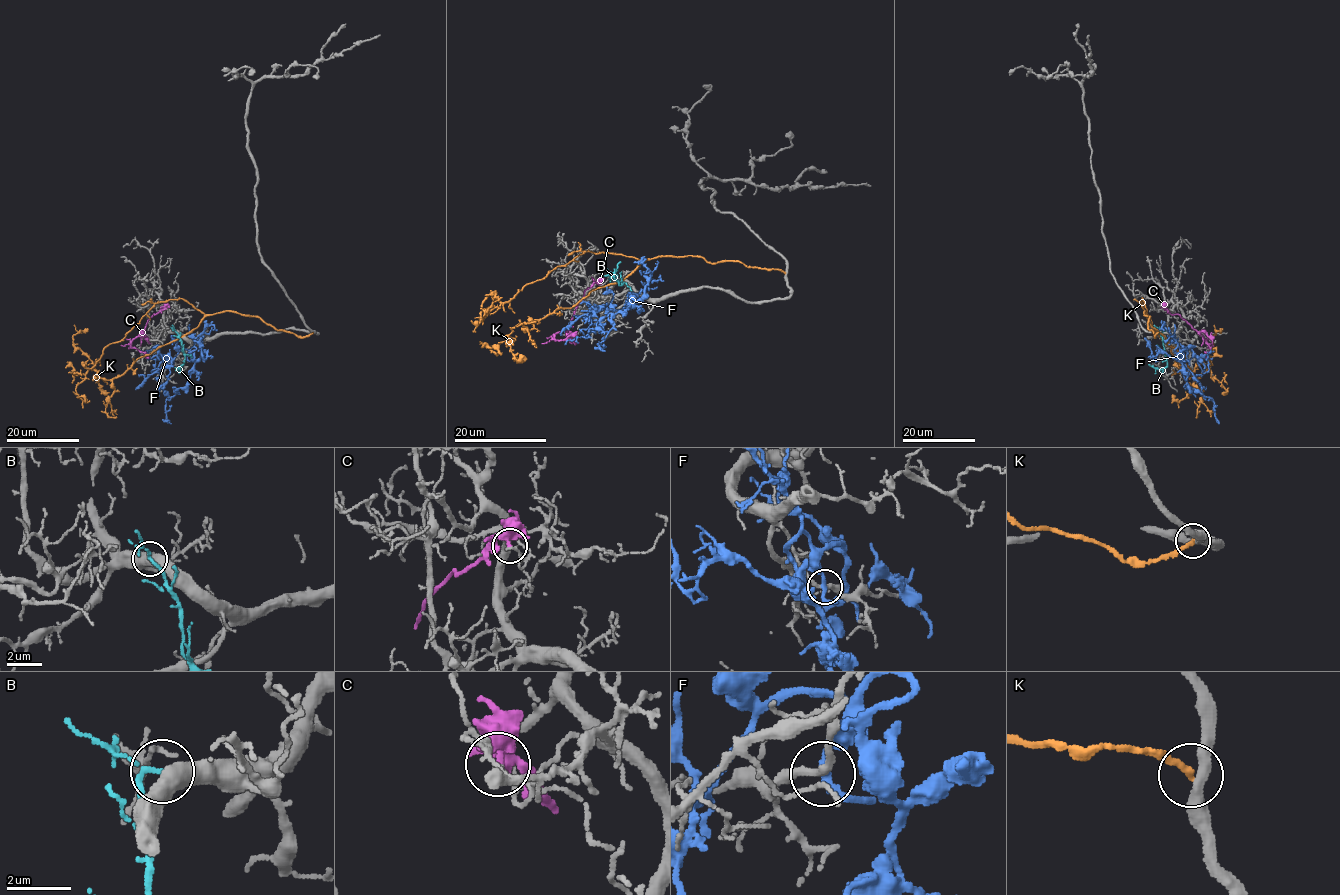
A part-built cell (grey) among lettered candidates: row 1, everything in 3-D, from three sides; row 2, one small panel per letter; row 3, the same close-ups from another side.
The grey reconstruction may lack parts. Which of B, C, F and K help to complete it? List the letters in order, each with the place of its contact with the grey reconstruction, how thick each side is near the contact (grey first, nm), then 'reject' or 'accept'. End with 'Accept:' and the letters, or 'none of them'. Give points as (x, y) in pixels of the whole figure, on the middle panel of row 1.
B: meets grey at (610, 282); 480 nm thick on the grey side, 130 nm on the other; accept
C: meets grey at (598, 281); 130 nm thick on the grey side, 320 nm on the other; reject
F: meets grey at (624, 305); 240 nm thick on the grey side, 200 nm on the other; reject
K: meets grey at (784, 273); 360 nm thick on the grey side, 240 nm on the other; reject
Accept: B

